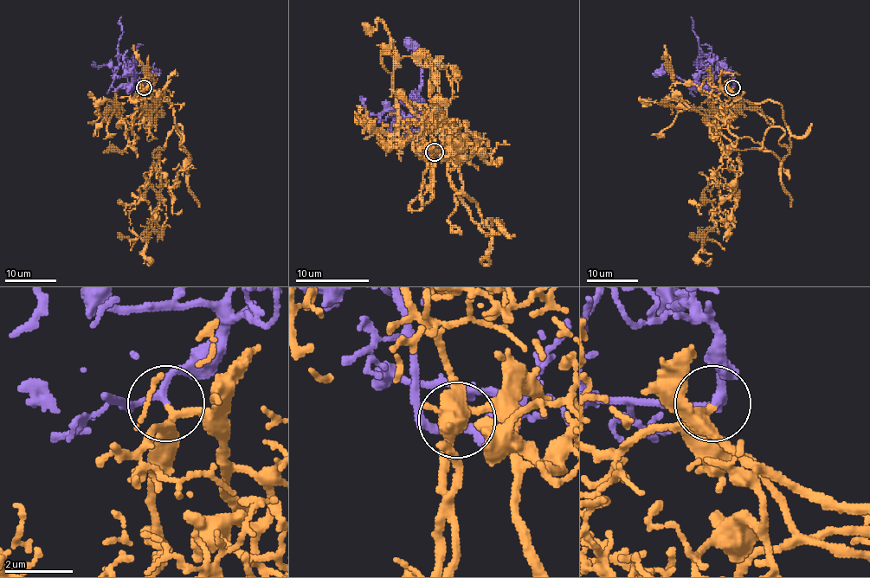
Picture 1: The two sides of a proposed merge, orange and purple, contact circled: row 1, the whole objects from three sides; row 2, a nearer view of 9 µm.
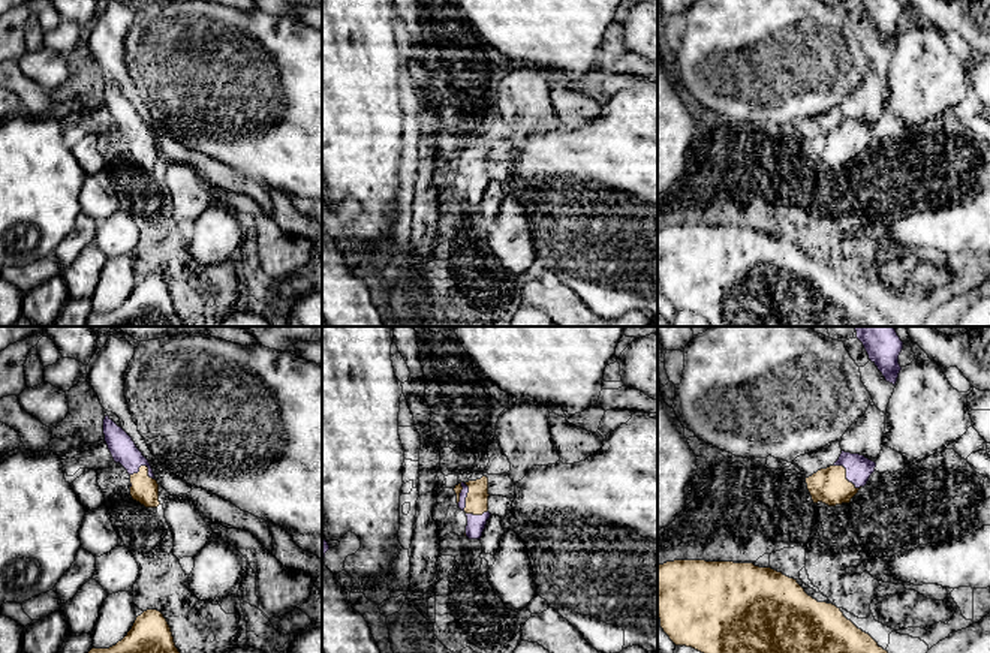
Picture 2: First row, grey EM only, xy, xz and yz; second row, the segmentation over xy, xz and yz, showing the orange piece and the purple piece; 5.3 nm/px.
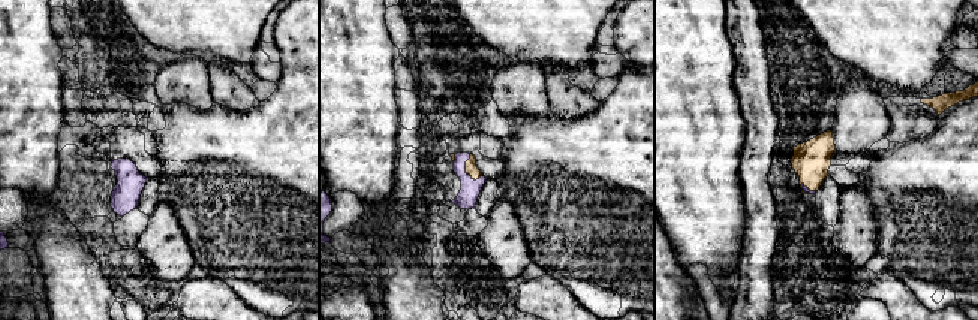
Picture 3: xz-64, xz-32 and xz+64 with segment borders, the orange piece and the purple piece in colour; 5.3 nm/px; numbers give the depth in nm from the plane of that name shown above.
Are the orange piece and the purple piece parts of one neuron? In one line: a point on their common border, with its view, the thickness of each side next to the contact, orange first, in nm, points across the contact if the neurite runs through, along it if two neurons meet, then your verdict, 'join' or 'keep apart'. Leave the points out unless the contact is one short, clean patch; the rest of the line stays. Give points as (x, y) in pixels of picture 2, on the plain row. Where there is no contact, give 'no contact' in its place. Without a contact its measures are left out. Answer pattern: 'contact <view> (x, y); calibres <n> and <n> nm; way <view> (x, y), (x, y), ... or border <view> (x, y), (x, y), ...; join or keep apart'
contact yz (845, 140); calibres 190 and 140 nm; way yz (828, 150), (834, 150), (845, 140), (858, 134); join

